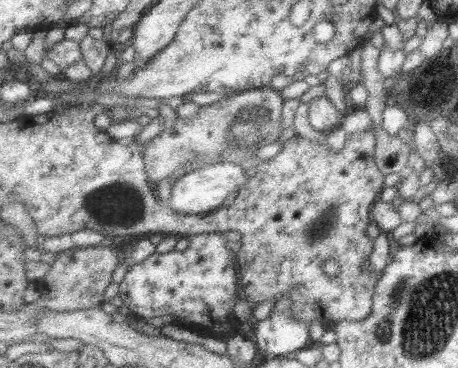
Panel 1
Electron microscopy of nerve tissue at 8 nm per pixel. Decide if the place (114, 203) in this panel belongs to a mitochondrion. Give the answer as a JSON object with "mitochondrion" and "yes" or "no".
{"mitochondrion":"yes"}

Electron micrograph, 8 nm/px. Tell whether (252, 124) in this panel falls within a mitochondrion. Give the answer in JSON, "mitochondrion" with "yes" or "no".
{"mitochondrion":"yes"}

